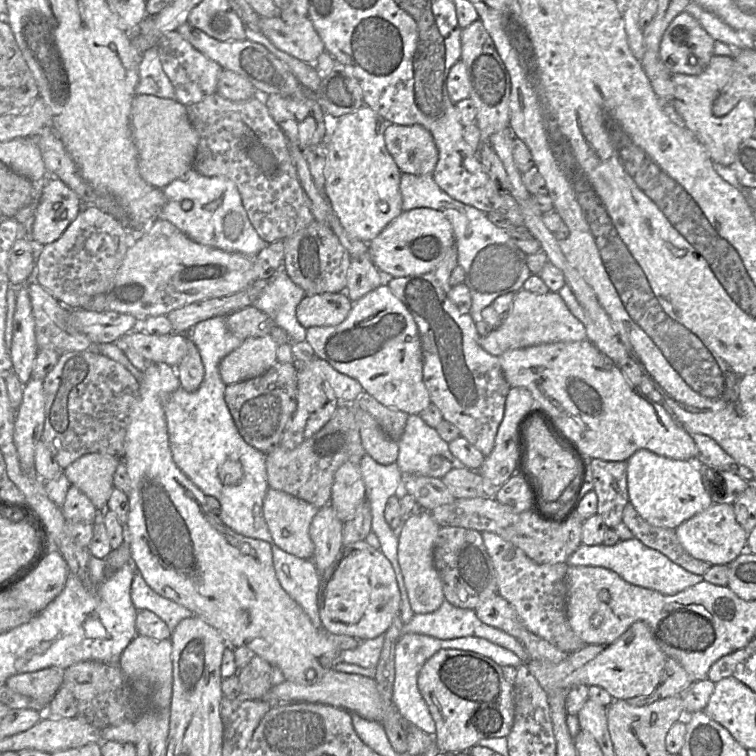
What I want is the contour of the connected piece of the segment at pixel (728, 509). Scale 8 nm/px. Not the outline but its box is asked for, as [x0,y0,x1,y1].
[676,504,747,565]

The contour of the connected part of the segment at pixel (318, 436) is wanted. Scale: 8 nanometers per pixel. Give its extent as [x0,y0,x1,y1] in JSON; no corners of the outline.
[266,404,365,508]

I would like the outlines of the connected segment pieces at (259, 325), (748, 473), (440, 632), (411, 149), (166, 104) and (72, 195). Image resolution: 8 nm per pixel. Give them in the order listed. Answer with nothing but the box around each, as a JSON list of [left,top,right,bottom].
[[226,305,274,341],[691,434,754,482],[401,599,531,664],[384,124,438,174],[130,95,198,189],[29,175,82,245]]

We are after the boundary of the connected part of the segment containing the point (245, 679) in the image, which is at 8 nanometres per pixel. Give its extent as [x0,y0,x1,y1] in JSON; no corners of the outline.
[236,655,271,700]

